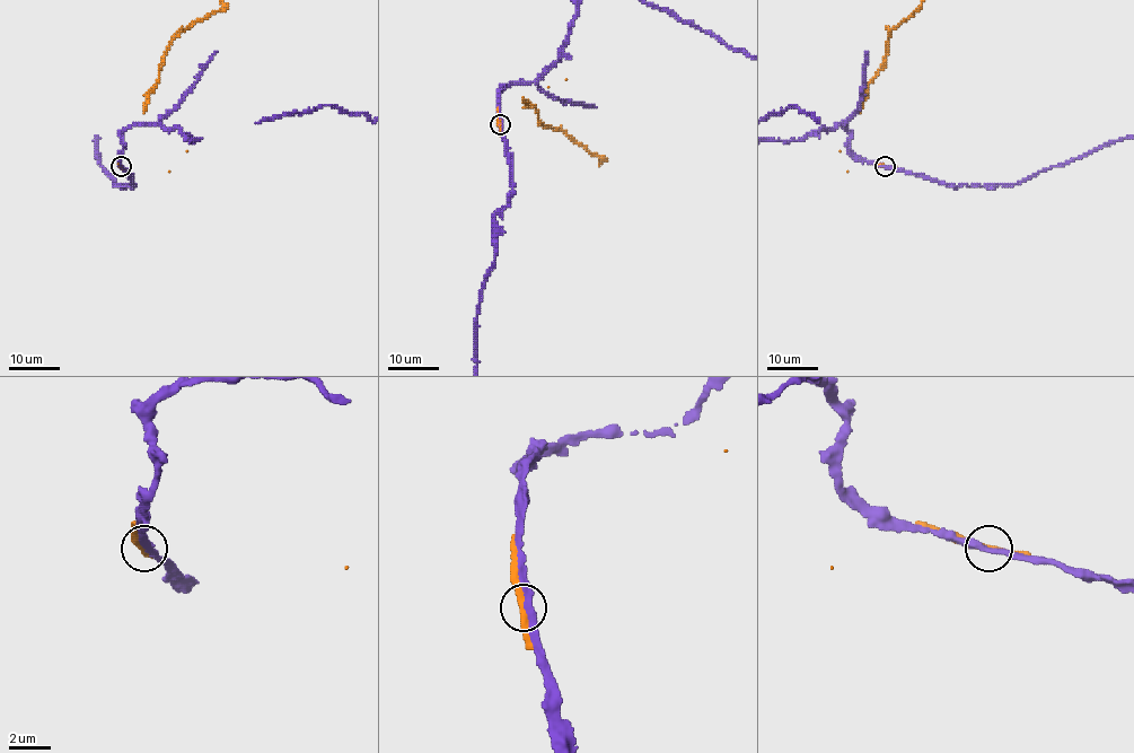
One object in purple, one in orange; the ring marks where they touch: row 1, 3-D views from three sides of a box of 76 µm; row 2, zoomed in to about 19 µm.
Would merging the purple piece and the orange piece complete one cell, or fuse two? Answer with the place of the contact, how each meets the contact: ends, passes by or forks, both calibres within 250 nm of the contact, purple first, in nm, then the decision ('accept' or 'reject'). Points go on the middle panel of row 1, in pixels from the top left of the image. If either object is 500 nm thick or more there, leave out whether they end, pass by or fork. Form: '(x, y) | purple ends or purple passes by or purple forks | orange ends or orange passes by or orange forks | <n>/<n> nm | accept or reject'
(500, 124) | purple passes by | orange passes by | 320/320 nm | reject

